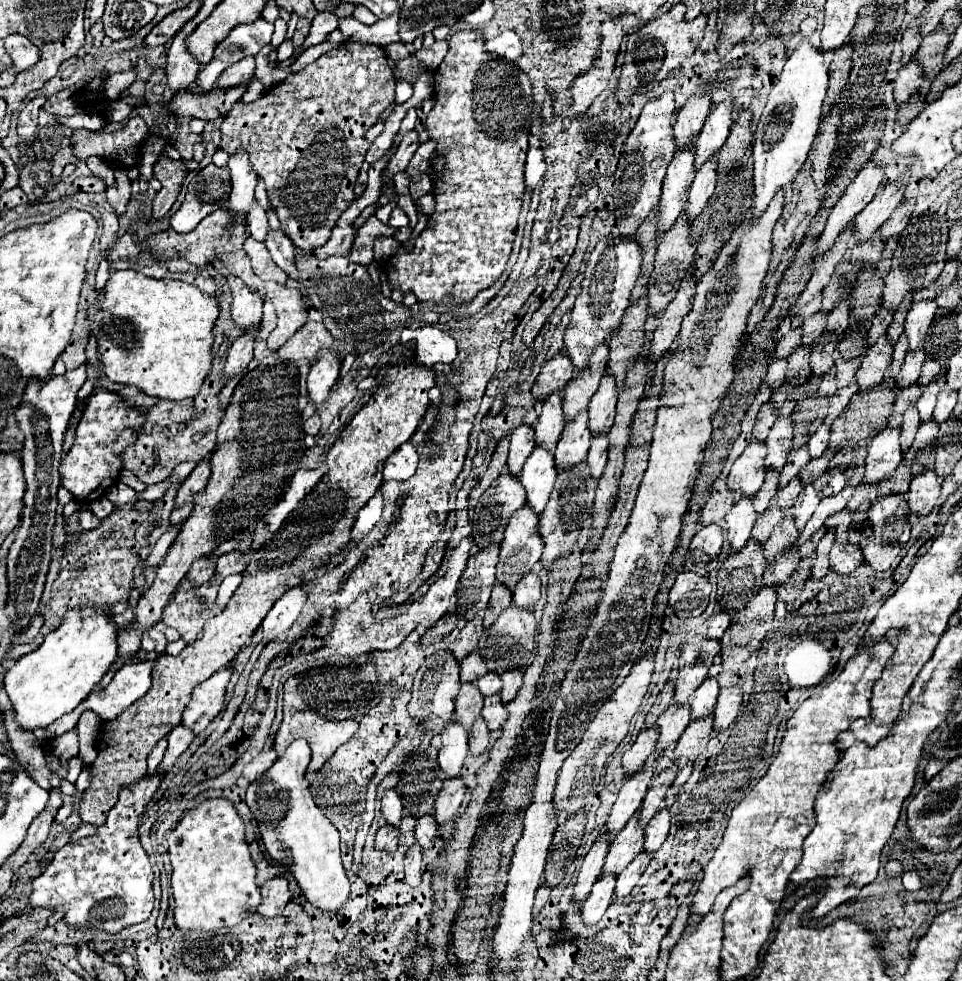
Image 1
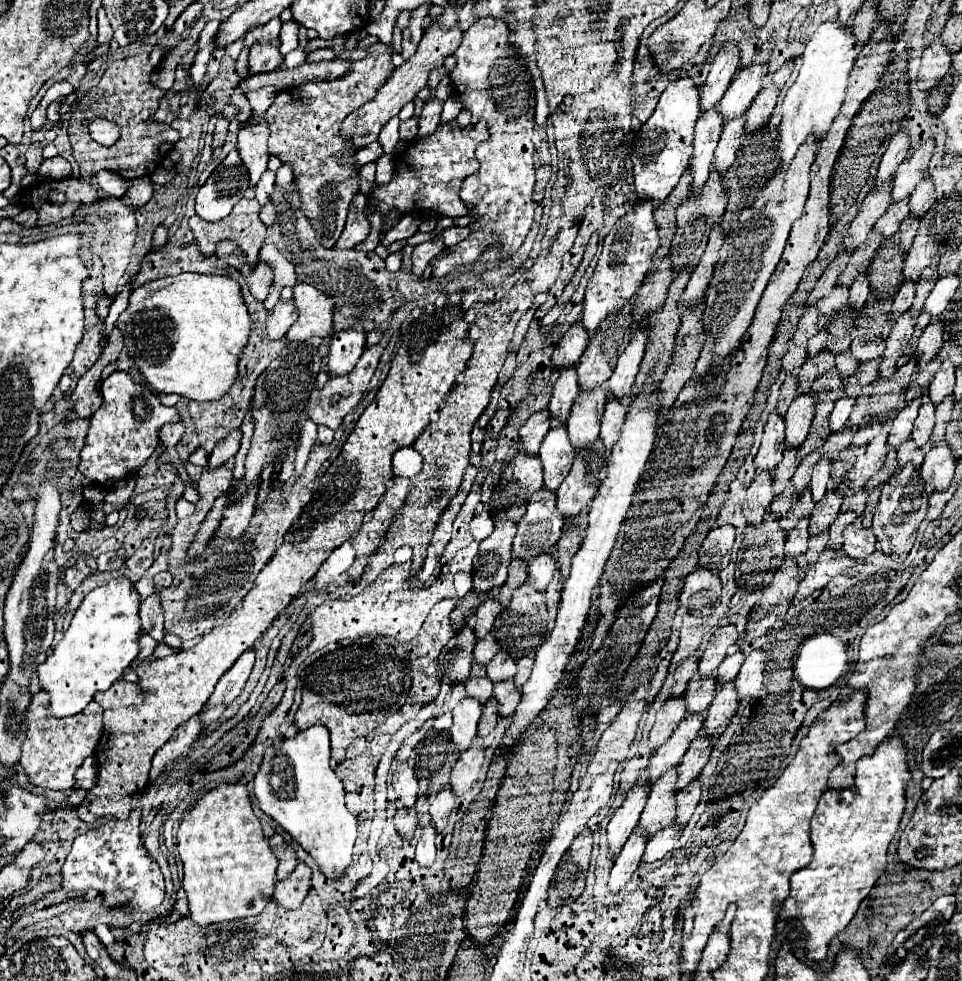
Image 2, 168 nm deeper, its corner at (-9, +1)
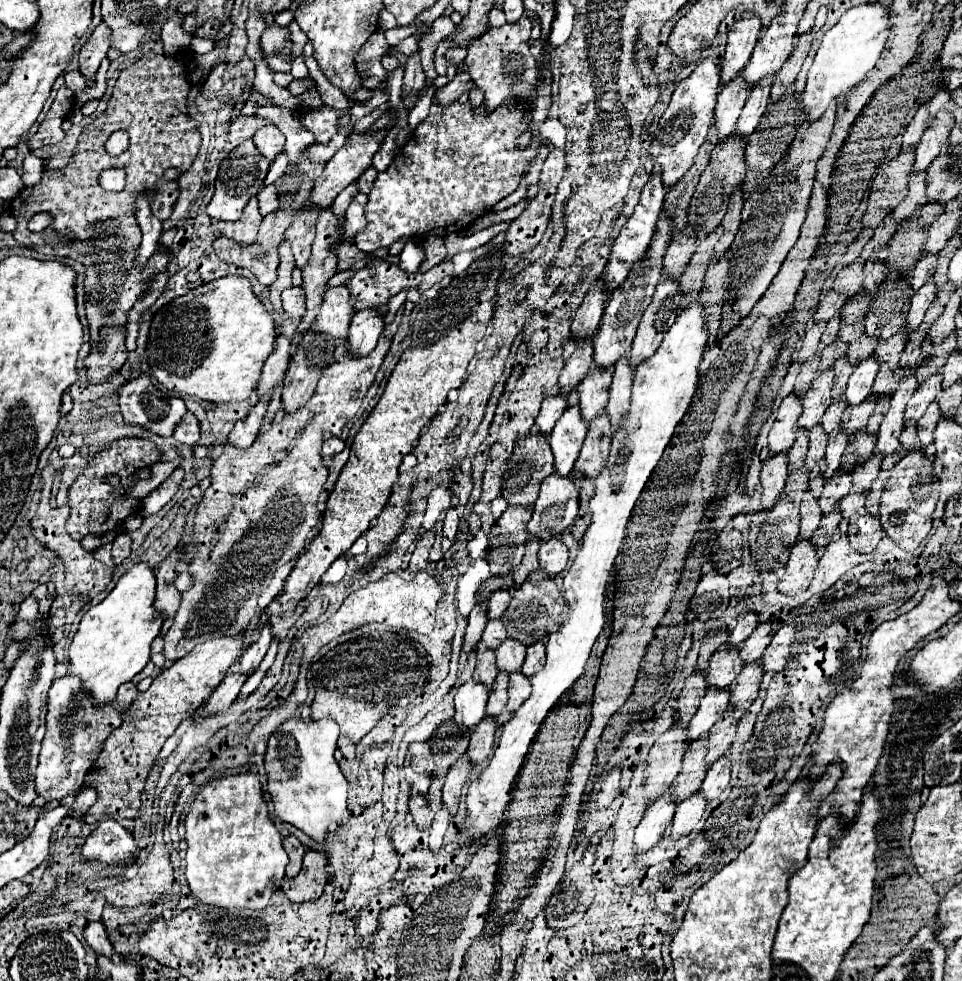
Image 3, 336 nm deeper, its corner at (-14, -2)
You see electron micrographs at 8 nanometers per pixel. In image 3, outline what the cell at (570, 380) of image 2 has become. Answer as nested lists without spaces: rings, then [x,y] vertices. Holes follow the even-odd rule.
[[[581,340],[577,344],[577,350],[571,354],[571,358],[565,362],[561,376],[559,376],[559,388],[563,396],[569,396],[569,392],[573,388],[579,386],[579,382],[583,380],[583,376],[589,372],[593,360],[593,348],[591,348],[591,340]]]

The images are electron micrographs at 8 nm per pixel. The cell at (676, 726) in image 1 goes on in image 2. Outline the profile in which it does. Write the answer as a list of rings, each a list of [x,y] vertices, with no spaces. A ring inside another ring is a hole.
[[[694,675],[686,687],[686,693],[684,693],[684,705],[686,705],[686,713],[702,713],[708,709],[710,701],[714,699],[714,693],[716,693],[716,679],[714,675]]]

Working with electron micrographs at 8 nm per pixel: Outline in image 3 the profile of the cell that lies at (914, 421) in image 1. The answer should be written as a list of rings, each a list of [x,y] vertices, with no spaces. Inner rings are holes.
[[[933,402],[933,404],[927,408],[927,412],[921,416],[921,420],[917,422],[917,424],[919,424],[919,428],[917,428],[917,430],[919,430],[919,440],[921,440],[923,446],[927,446],[927,444],[933,442],[933,432],[935,432],[935,426],[937,426],[939,418],[941,418],[939,404]]]

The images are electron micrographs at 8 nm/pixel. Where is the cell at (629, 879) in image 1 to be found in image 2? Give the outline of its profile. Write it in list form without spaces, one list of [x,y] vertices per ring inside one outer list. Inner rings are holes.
[[[676,823],[668,825],[668,827],[662,829],[660,833],[656,833],[656,835],[648,841],[648,845],[646,845],[642,863],[644,863],[644,865],[652,865],[652,863],[656,863],[658,859],[662,859],[664,853],[670,853],[670,851],[674,849],[674,845],[678,843],[680,833],[682,833],[682,827],[678,827]]]

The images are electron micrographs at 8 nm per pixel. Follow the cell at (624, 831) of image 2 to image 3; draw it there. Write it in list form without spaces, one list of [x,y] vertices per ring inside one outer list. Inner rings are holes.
[[[677,724],[659,736],[659,740],[649,752],[645,784],[647,798],[657,798],[673,784],[675,776],[679,774],[679,764],[683,760],[683,752],[687,750],[687,746],[687,728],[679,728]]]

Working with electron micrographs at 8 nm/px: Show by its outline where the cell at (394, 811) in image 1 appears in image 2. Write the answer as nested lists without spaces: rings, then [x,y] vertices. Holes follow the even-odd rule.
[[[402,764],[394,773],[392,786],[400,801],[397,809],[414,807],[420,790],[413,766]]]

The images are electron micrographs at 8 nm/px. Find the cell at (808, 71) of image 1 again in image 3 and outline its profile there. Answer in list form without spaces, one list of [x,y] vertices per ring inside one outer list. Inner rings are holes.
[[[879,2],[861,4],[845,12],[841,20],[825,32],[823,42],[815,54],[803,92],[803,112],[811,118],[819,118],[823,110],[831,104],[831,100],[839,100],[845,94],[849,94],[851,88],[855,88],[859,80],[863,80],[863,76],[879,60],[889,36],[889,28],[889,8],[881,6]]]

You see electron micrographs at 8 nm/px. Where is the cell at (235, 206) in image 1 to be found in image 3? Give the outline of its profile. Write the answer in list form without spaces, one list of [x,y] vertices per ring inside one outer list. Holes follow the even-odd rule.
[[[263,126],[263,128],[259,128],[253,138],[255,138],[255,144],[257,144],[259,152],[267,160],[273,160],[283,150],[283,146],[285,146],[285,136],[275,126]]]

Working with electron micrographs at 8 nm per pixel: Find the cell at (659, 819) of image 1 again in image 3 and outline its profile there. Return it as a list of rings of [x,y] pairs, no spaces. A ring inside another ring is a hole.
[[[721,756],[717,762],[711,764],[711,770],[707,772],[707,778],[703,780],[701,786],[701,794],[705,796],[705,800],[713,800],[717,798],[731,780],[731,758],[729,756]]]

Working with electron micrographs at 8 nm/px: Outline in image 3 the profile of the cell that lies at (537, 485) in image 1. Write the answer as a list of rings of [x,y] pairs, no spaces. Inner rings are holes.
[[[579,404],[569,406],[551,432],[551,448],[555,454],[555,472],[567,476],[581,452],[587,434],[587,422],[579,412]]]

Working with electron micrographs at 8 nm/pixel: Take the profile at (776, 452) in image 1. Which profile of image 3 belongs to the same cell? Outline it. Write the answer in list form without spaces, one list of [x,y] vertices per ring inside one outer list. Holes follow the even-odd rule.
[[[829,368],[829,370],[825,370],[825,372],[821,372],[821,374],[813,380],[811,388],[807,390],[807,394],[805,394],[805,398],[803,398],[803,414],[801,414],[801,418],[797,420],[799,426],[803,426],[803,428],[813,428],[813,426],[821,420],[821,416],[825,414],[825,410],[827,410],[829,404],[831,404],[833,376],[835,376],[835,372],[833,372],[833,368]]]

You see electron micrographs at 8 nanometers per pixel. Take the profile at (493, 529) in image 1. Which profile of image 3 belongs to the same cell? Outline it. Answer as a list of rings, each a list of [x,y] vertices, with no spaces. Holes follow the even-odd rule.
[[[529,432],[527,436],[519,436],[515,442],[515,450],[507,460],[507,470],[503,474],[503,496],[511,506],[533,506],[539,496],[539,484],[555,470],[553,452],[547,444],[547,436],[541,432]]]

